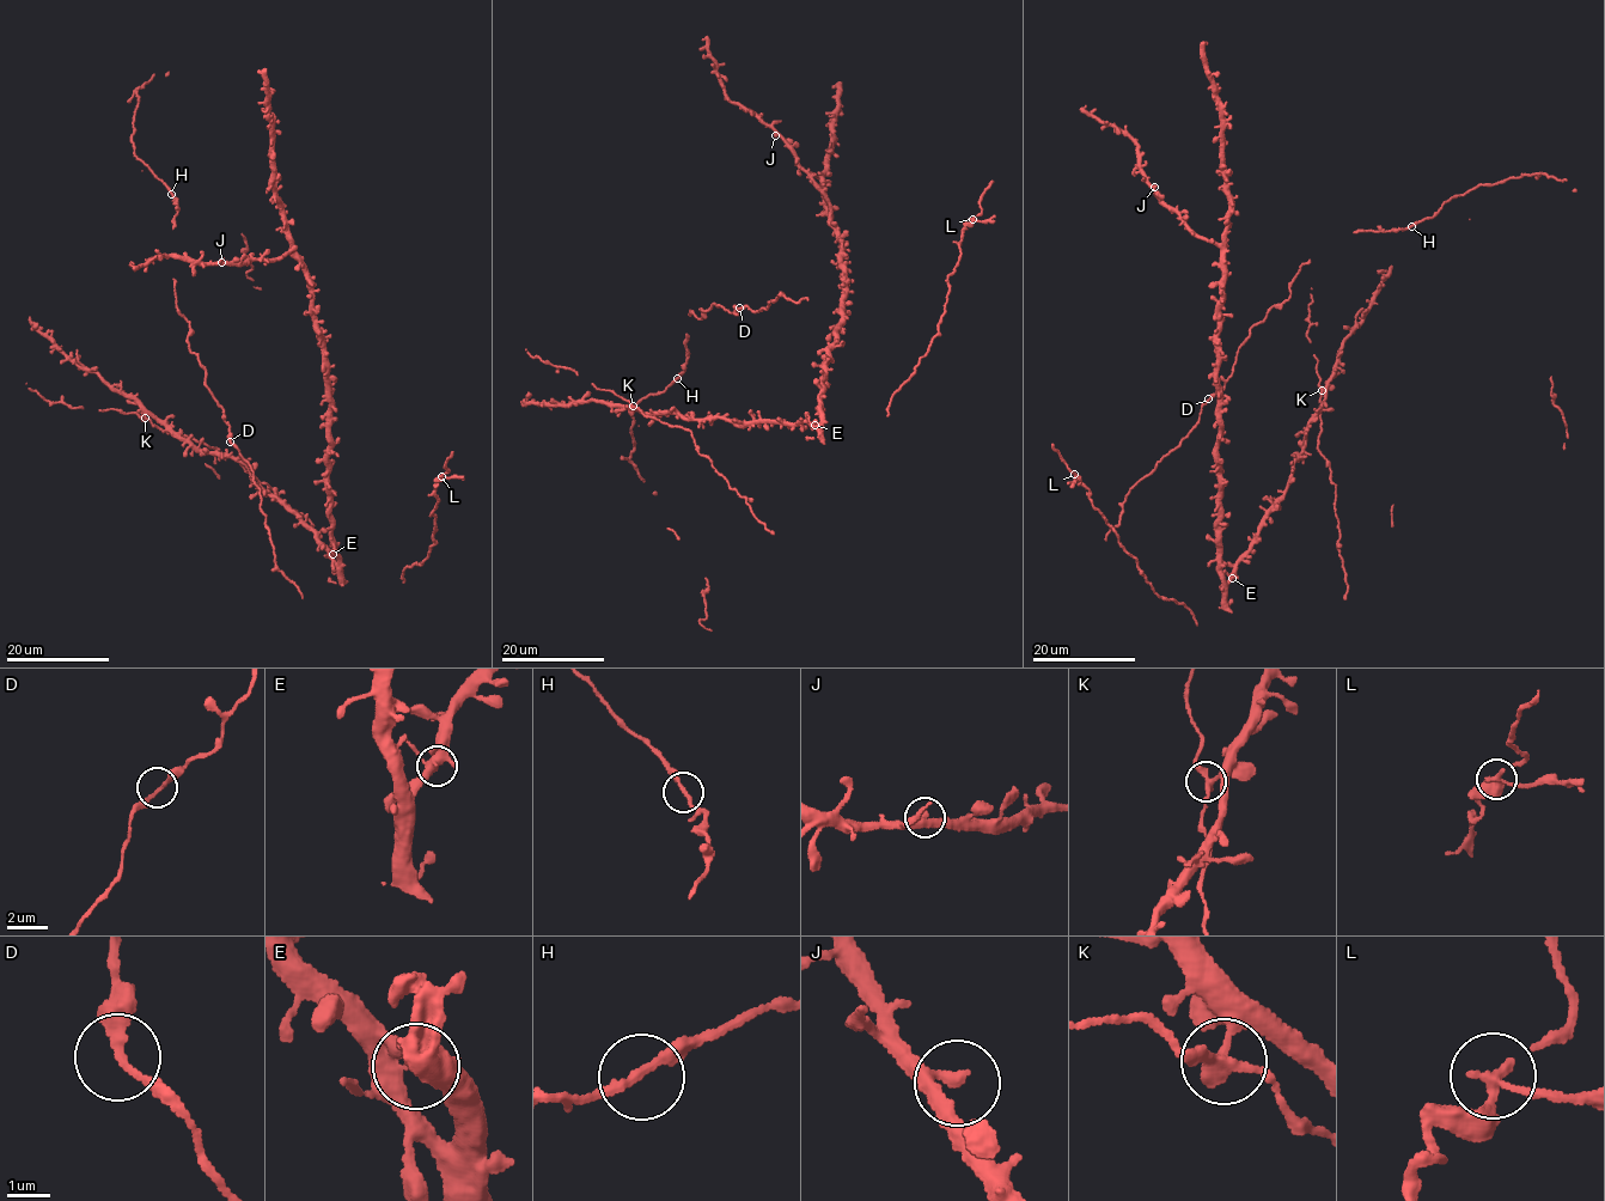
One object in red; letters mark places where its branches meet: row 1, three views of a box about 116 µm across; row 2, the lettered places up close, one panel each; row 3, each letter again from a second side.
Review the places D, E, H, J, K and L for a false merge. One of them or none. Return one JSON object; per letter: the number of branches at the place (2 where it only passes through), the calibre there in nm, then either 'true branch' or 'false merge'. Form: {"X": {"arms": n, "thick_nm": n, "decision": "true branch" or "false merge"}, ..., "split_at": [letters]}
{"D": {"arms": 2, "thick_nm": 220, "decision": "true branch"}, "E": {"arms": 3, "thick_nm": 220, "decision": "true branch"}, "H": {"arms": 2, "thick_nm": 200, "decision": "true branch"}, "J": {"arms": 2, "thick_nm": 220, "decision": "true branch"}, "K": {"arms": 3, "thick_nm": 300, "decision": "true branch"}, "L": {"arms": 3, "thick_nm": 190, "decision": "false merge"}, "split_at": ["L"]}

